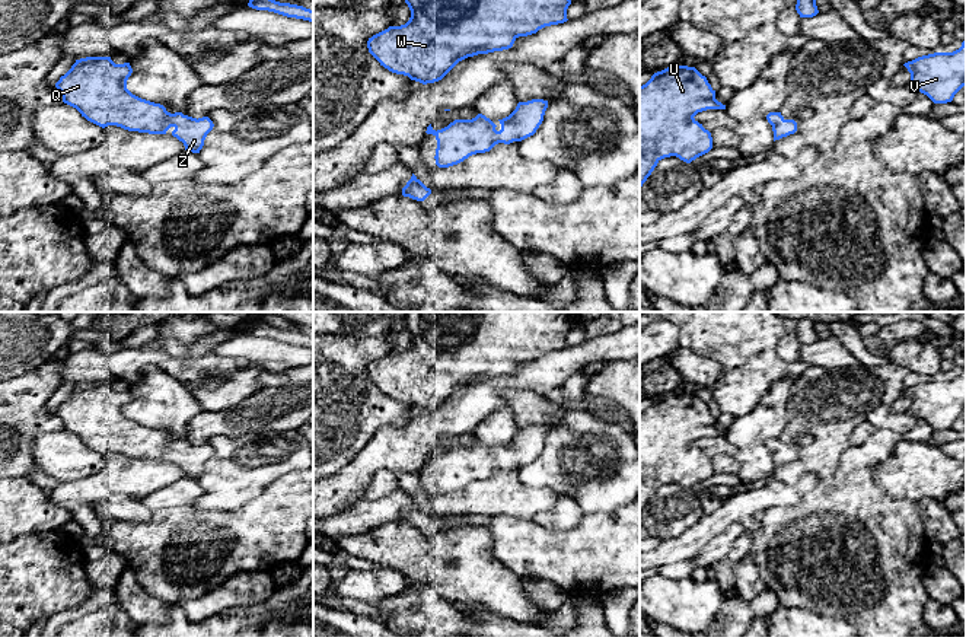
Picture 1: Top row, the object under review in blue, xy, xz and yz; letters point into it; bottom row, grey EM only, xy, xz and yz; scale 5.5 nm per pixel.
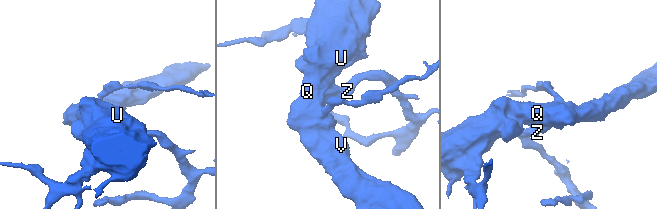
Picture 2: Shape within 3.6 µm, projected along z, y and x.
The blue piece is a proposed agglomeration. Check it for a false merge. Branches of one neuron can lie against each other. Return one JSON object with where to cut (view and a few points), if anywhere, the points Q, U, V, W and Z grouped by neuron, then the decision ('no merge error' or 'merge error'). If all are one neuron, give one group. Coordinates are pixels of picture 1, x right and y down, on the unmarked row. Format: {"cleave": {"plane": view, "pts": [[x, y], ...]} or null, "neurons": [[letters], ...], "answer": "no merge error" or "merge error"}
{"cleave": null, "neurons": [["Q", "U", "V", "W", "Z"]], "answer": "no merge error"}

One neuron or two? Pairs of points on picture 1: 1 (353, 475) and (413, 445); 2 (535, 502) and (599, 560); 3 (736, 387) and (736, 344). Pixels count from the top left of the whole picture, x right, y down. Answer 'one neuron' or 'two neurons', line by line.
1: one neuron
2: two neurons
3: one neuron

